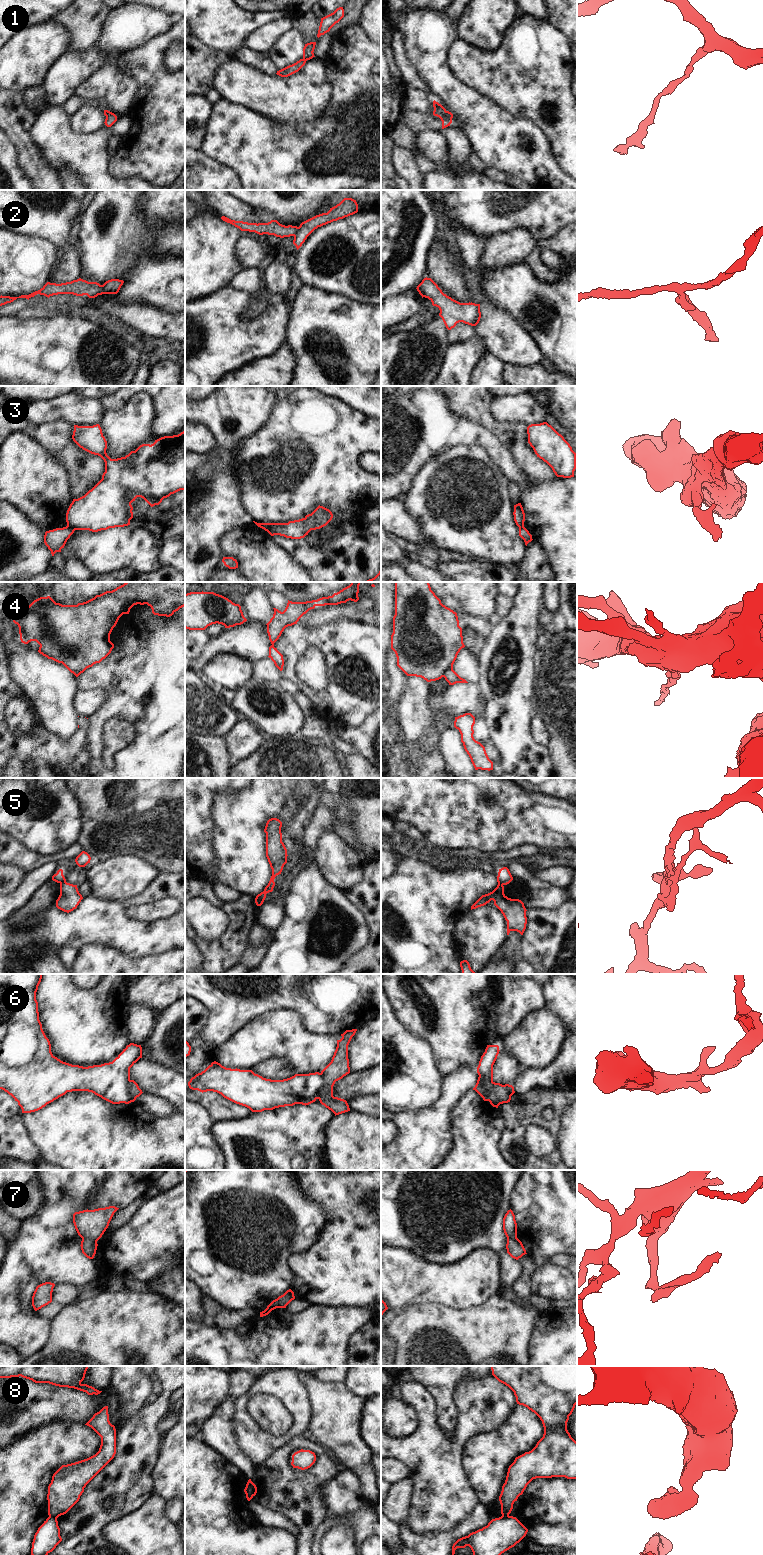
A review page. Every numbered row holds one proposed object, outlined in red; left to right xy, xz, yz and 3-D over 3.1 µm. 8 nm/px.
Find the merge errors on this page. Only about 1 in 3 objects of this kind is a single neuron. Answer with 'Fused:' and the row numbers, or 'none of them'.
Fused: 2, 3, 4, 5, 6, 7, 8

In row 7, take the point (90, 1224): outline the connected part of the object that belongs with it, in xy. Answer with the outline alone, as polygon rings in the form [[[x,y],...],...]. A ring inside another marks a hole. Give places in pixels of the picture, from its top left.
[[[109,1206],[94,1210],[83,1210],[73,1214],[73,1223],[78,1235],[84,1239],[98,1241],[119,1208]]]

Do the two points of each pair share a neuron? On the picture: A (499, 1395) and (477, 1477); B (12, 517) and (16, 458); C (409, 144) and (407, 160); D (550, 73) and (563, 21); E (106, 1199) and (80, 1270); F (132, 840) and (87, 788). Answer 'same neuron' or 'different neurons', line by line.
A: different neurons
B: different neurons
C: different neurons
D: different neurons
E: different neurons
F: same neuron

